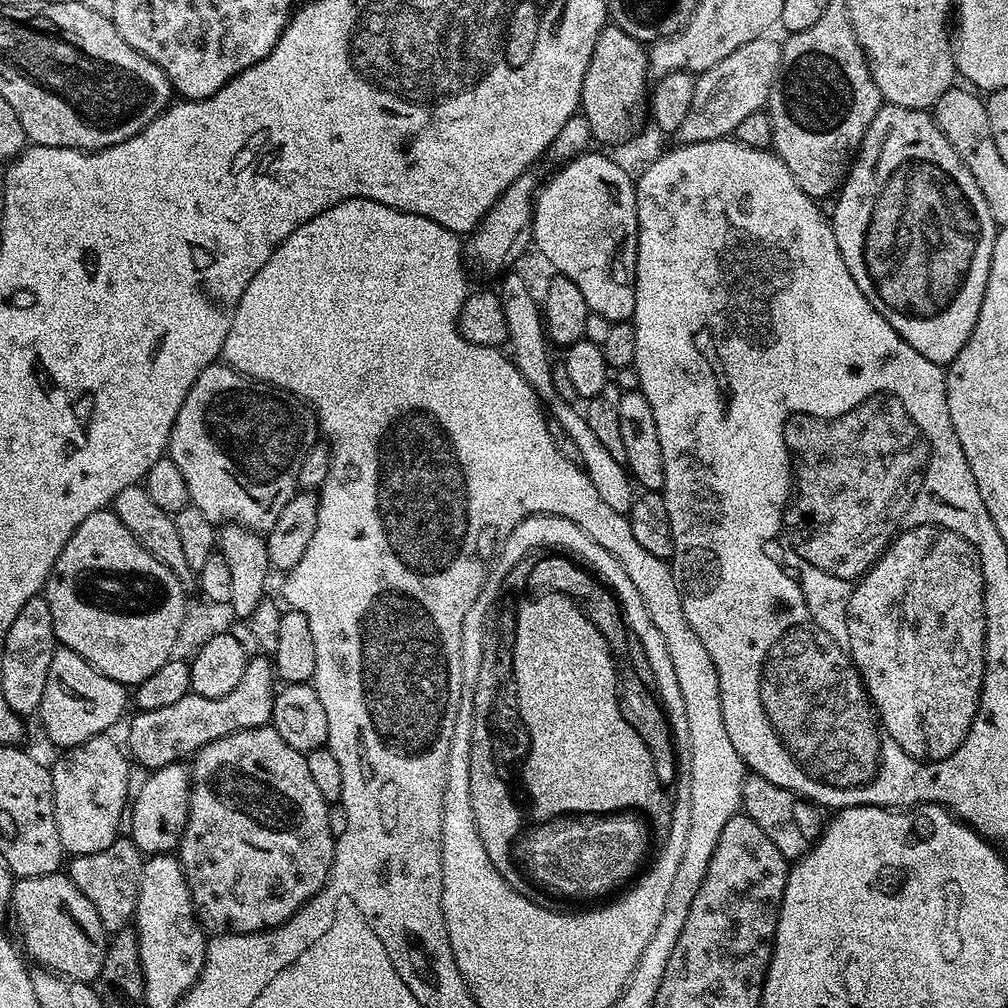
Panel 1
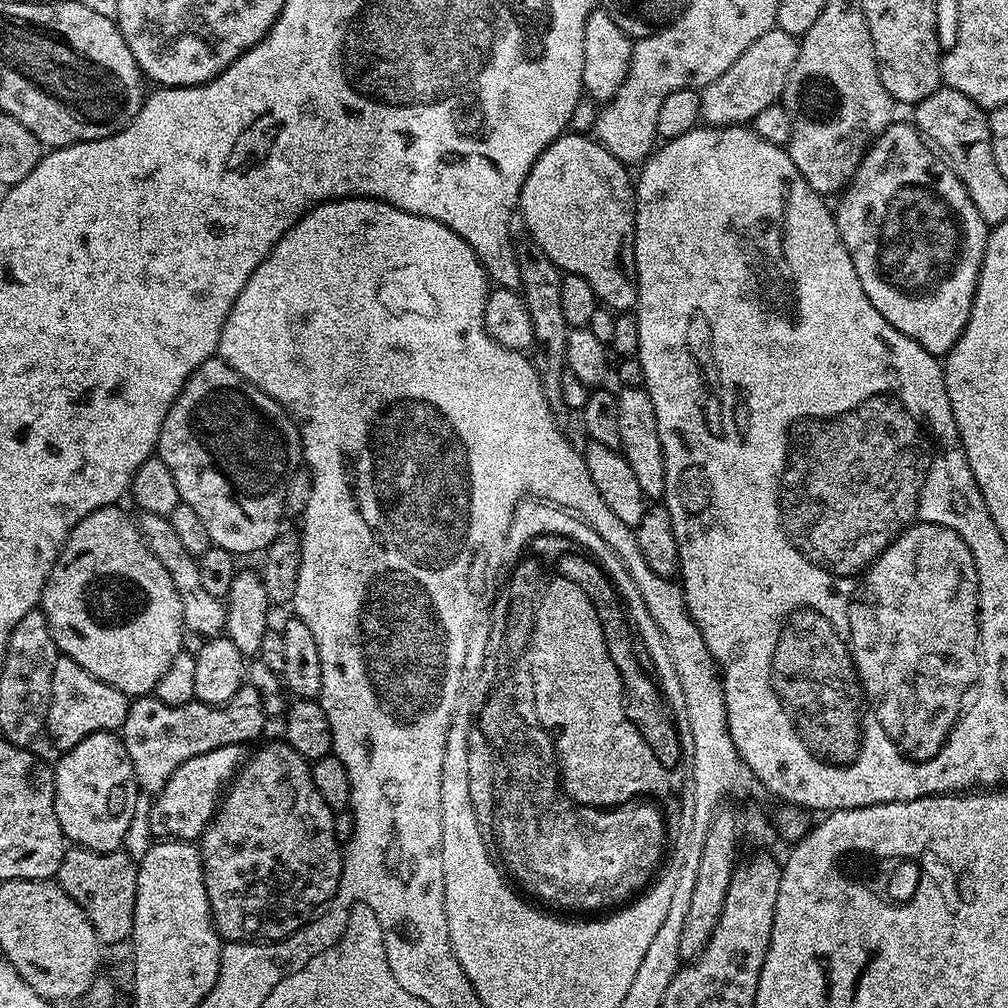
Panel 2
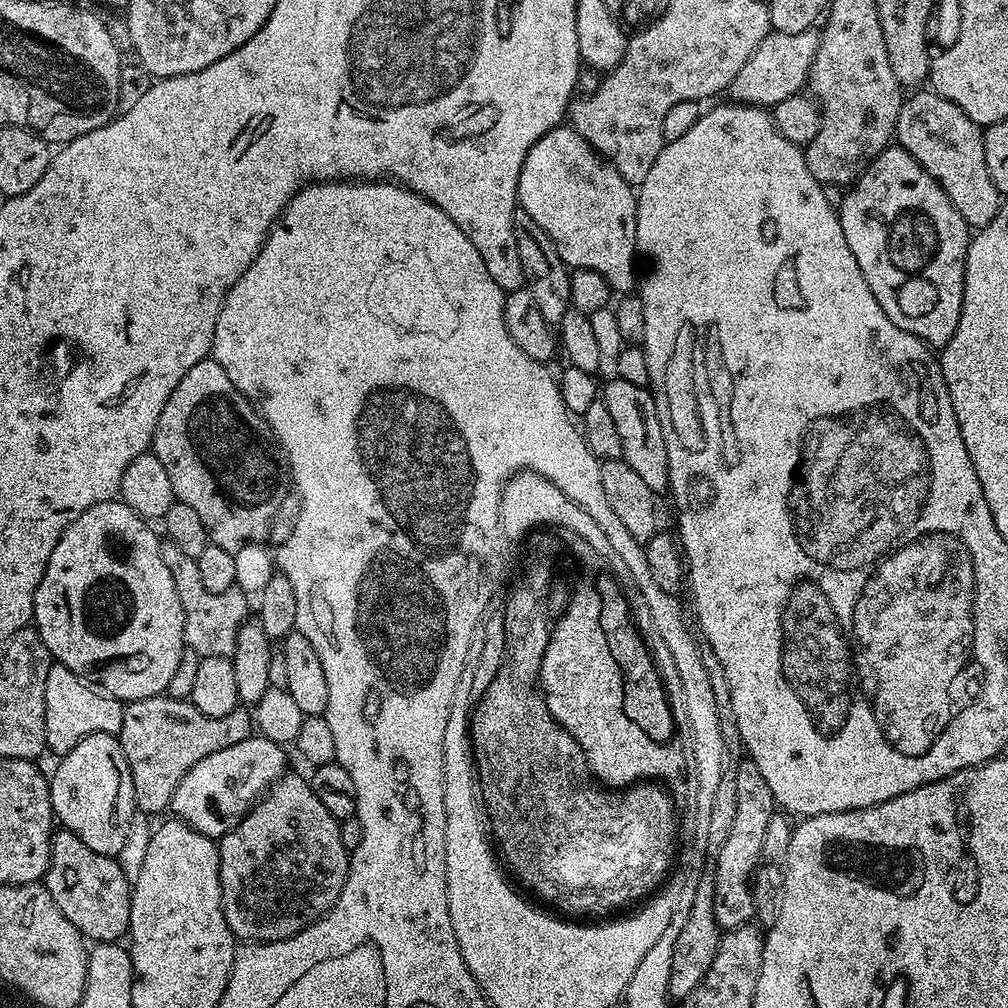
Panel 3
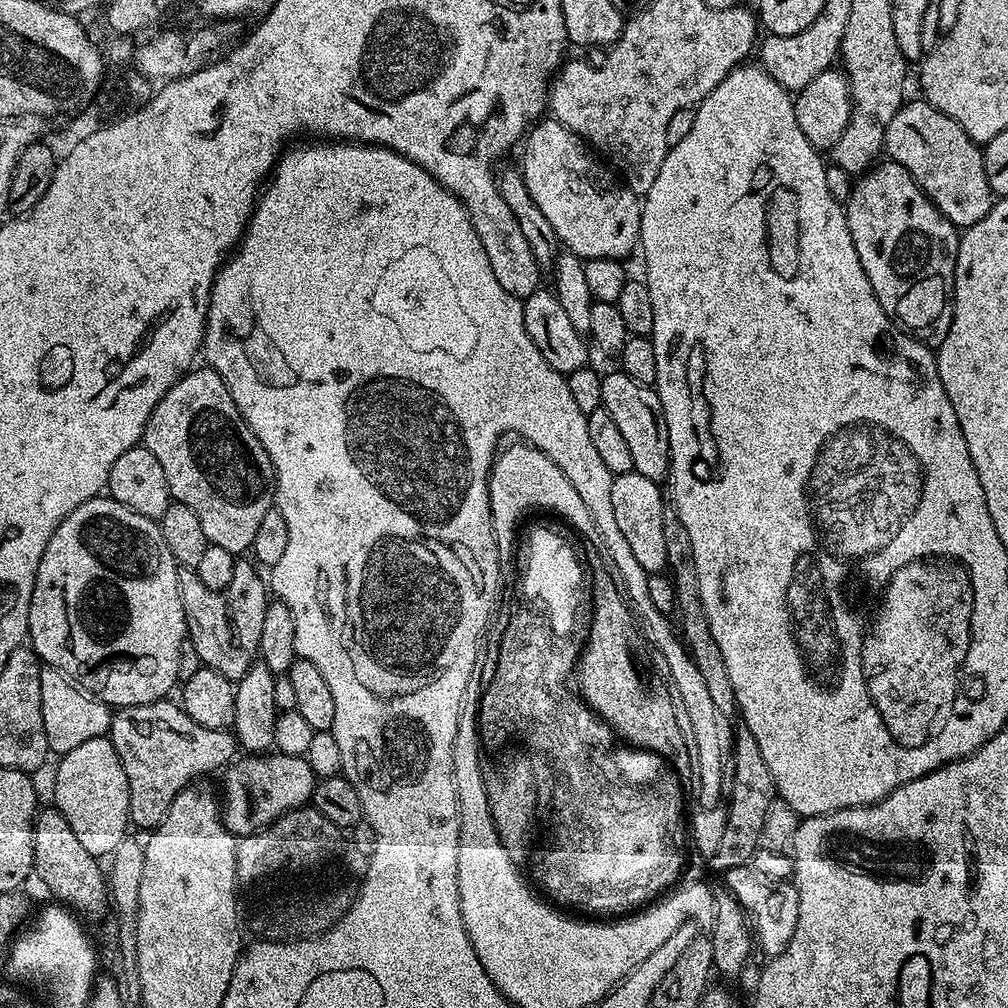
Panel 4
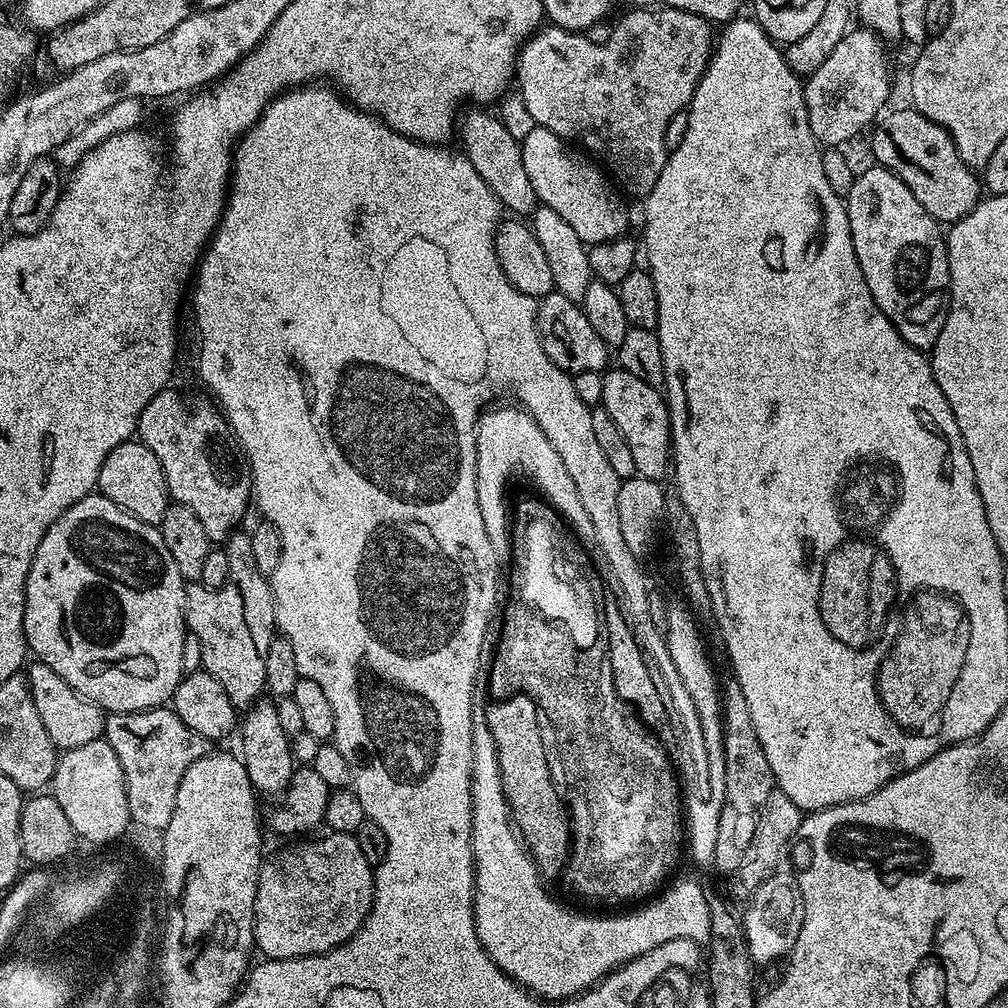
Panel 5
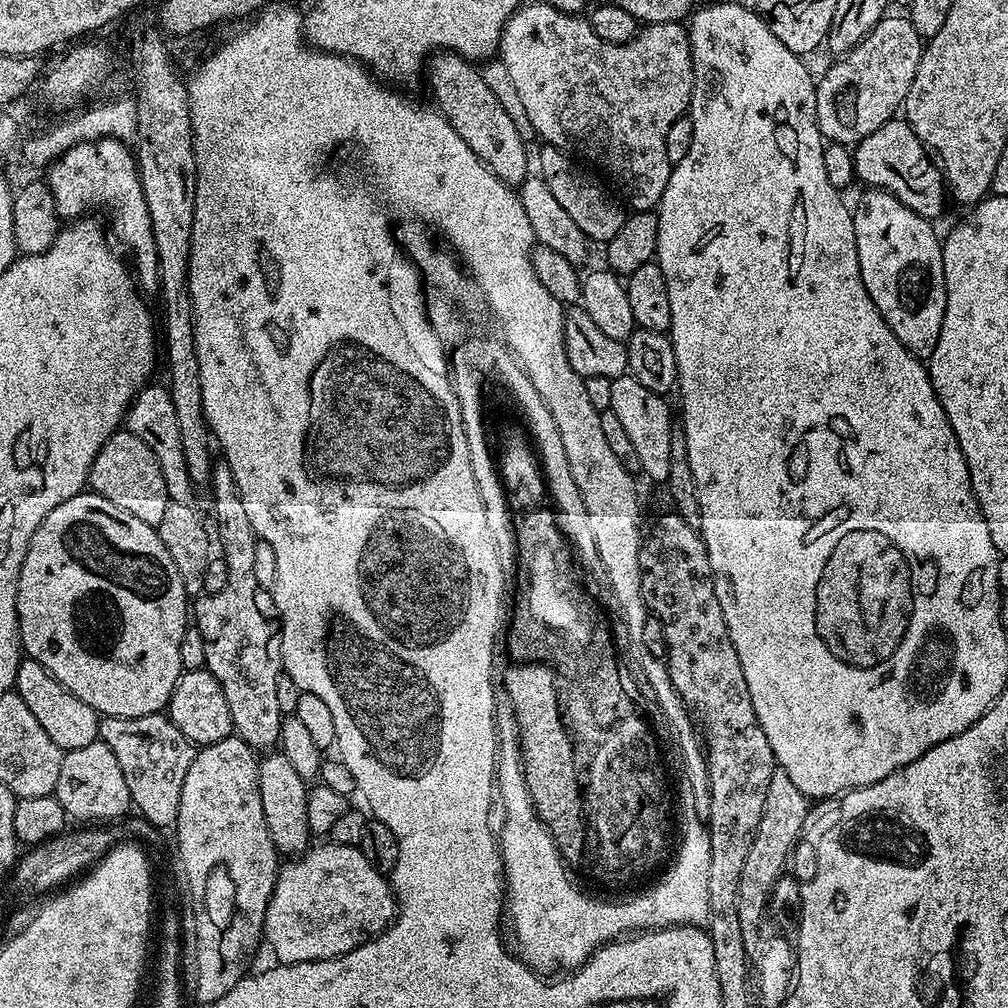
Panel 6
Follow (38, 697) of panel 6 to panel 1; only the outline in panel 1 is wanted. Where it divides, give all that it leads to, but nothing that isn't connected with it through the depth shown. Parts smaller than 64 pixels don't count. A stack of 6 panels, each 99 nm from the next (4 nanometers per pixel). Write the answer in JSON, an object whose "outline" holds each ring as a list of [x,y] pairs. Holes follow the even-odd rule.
{"outline":[[[57,647],[56,653],[52,655],[50,662],[50,674],[46,674],[46,690],[42,690],[42,702],[38,719],[44,727],[44,732],[48,735],[48,740],[52,744],[57,744],[60,750],[73,748],[75,744],[86,742],[95,736],[103,736],[120,720],[120,715],[124,712],[124,707],[130,704],[130,696],[126,693],[125,685],[114,682],[106,674],[102,674],[86,658],[82,658],[69,648]]]}

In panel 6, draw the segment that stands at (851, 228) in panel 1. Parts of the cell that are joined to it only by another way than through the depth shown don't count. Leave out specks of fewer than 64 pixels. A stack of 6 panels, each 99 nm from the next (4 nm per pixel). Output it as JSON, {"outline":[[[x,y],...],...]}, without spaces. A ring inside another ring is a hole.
{"outline":[[[868,188],[860,196],[856,208],[851,209],[854,222],[854,242],[858,246],[858,266],[862,282],[882,318],[894,330],[898,342],[918,359],[927,362],[938,346],[938,334],[942,330],[942,318],[946,314],[946,282],[942,266],[942,240],[932,227],[933,221],[914,214],[897,196],[880,188]]]}

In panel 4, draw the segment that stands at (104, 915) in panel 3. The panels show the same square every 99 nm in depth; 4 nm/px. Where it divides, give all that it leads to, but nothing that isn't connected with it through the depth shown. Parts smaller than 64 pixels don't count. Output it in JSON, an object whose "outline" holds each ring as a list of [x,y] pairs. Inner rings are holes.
{"outline":[[[55,807],[37,811],[34,824],[34,865],[35,879],[44,883],[53,901],[59,902],[73,913],[81,912],[84,916],[100,916],[110,904],[109,881],[105,869],[100,869],[101,861],[90,854],[90,850],[78,842],[74,830],[70,830],[70,822],[62,818]]]}

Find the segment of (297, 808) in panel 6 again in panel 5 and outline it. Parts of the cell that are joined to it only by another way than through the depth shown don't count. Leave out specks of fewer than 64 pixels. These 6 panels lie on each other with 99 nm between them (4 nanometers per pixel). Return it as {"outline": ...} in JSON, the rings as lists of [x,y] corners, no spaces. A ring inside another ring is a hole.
{"outline":[[[259,699],[248,707],[238,724],[238,737],[240,736],[238,752],[246,766],[253,789],[261,797],[283,797],[292,784],[292,773],[294,771],[294,763],[292,764],[293,741],[288,732],[282,730],[282,721],[278,718],[276,705],[275,699]]]}

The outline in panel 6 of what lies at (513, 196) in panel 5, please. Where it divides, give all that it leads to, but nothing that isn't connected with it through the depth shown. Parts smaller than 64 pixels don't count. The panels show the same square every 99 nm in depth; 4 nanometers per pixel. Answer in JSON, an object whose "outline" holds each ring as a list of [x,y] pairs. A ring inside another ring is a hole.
{"outline":[[[443,50],[433,52],[426,61],[426,80],[432,87],[432,96],[436,99],[435,111],[447,120],[448,125],[474,150],[476,157],[485,164],[499,180],[509,186],[519,186],[529,179],[528,152],[524,149],[524,140],[520,137],[520,128],[516,120],[504,109],[496,92],[484,81],[477,65],[455,52]]]}

